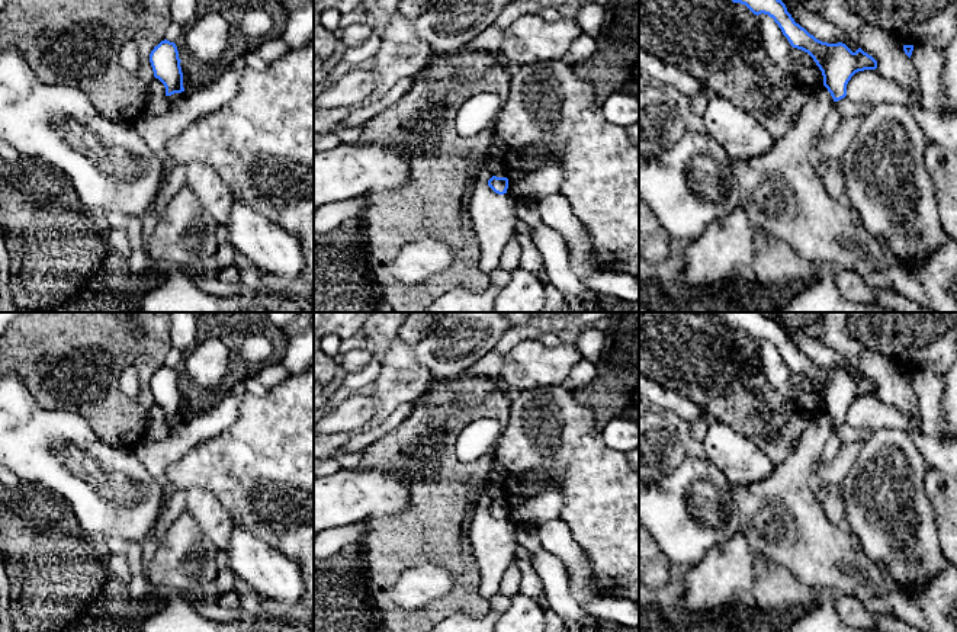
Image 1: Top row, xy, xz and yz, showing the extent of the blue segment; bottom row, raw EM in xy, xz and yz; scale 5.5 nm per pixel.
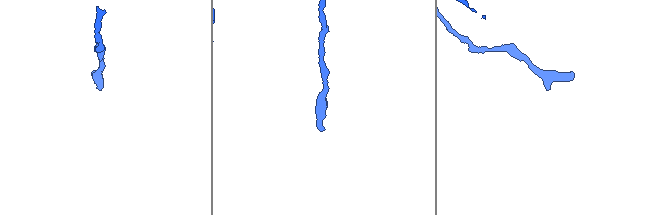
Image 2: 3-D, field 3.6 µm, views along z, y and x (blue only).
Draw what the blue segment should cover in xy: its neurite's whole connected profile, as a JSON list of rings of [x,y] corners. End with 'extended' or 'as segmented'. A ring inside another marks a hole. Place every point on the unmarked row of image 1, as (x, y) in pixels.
[[[161,366],[150,379],[154,402],[166,413],[166,421],[184,417],[179,376],[174,368]]]; as segmented

